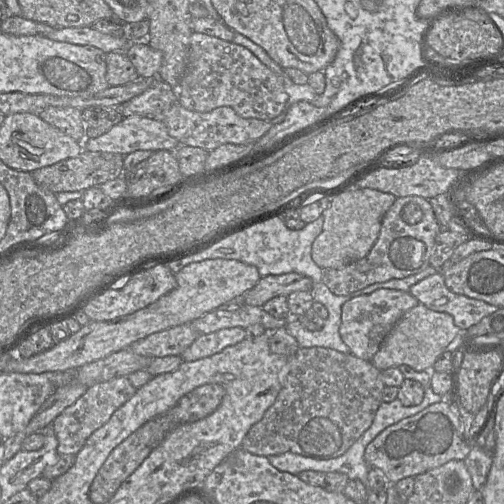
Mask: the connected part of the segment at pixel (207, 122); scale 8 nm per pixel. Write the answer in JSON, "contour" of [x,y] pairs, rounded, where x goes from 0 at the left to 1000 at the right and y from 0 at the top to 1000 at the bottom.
{"contour":[[[349,200],[335,218],[321,228],[321,240],[337,270],[357,288],[403,294],[421,300],[431,292],[460,286],[504,286],[540,252],[534,240],[508,234],[482,234],[454,210],[438,210],[417,222],[389,222],[363,212]]]}

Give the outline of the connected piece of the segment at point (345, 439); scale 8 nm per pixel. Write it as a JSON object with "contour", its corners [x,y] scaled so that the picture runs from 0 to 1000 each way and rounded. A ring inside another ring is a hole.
{"contour":[[[643,688],[593,690],[558,734],[558,772],[546,798],[520,831],[496,849],[478,891],[526,907],[577,897],[625,913],[669,909],[736,845],[760,798],[764,766],[756,736],[734,716]]]}

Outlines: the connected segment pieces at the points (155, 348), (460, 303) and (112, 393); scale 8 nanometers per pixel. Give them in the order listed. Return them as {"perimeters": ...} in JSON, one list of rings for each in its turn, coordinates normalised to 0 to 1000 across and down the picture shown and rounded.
{"perimeters":[[[[361,643],[304,661],[254,690],[290,708],[359,706],[395,665],[377,643]]],[[[875,538],[821,563],[812,581],[853,615],[895,625],[913,655],[927,655],[990,611],[956,595],[895,579]]],[[[240,746],[177,768],[159,790],[129,810],[101,839],[101,849],[115,873],[117,907],[151,905],[179,863],[204,845],[222,821],[268,782],[270,774],[272,770],[262,764],[254,746]]]]}

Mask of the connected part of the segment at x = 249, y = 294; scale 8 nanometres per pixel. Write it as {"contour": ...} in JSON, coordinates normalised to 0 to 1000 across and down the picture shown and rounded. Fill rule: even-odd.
{"contour":[[[571,542],[518,550],[514,560],[490,577],[480,597],[498,607],[520,609],[548,587],[571,587],[585,577],[617,577],[619,556],[603,546]]]}

